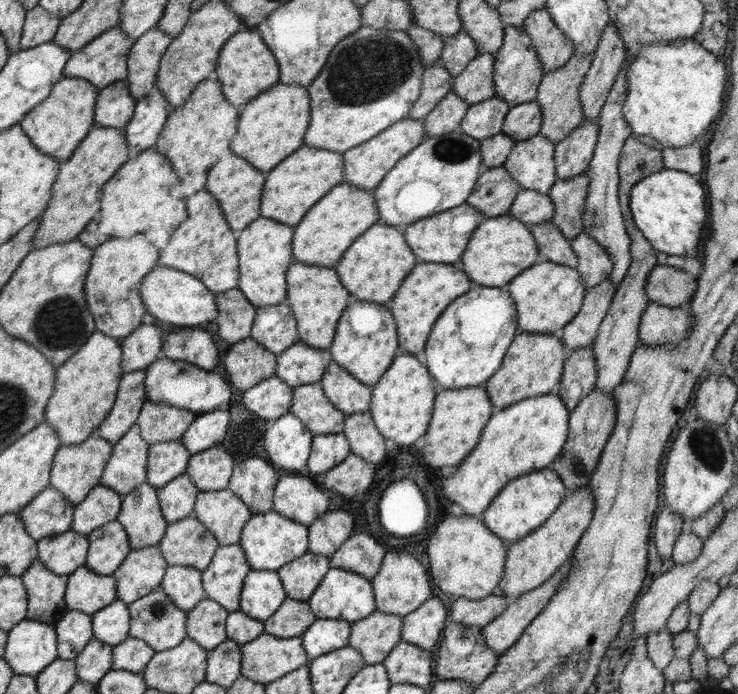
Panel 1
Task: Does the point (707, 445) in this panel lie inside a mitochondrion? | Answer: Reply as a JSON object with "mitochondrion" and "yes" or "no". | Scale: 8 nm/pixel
{"mitochondrion":"yes"}

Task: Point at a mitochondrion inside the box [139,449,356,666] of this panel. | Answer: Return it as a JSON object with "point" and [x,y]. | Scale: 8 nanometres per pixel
{"point":[158,609]}

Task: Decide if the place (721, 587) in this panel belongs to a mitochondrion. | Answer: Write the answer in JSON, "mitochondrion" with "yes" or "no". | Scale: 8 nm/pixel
{"mitochondrion":"no"}

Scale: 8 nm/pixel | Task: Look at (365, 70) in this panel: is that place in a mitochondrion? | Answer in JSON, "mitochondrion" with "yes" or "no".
{"mitochondrion":"yes"}

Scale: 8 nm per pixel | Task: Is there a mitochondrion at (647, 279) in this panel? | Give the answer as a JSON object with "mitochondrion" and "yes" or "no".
{"mitochondrion":"no"}

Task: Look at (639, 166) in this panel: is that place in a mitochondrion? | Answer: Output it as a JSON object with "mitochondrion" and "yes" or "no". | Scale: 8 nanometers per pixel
{"mitochondrion":"yes"}

